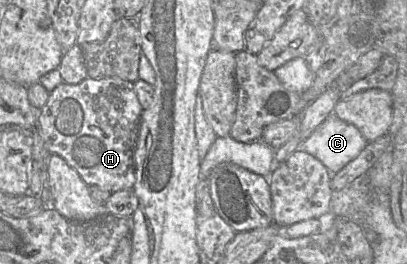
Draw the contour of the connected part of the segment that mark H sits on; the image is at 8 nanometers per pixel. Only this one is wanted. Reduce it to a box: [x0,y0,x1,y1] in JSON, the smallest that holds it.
[36,77,142,193]

